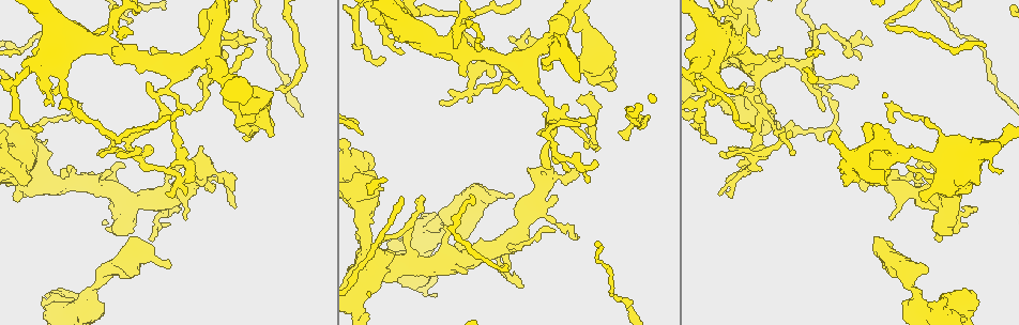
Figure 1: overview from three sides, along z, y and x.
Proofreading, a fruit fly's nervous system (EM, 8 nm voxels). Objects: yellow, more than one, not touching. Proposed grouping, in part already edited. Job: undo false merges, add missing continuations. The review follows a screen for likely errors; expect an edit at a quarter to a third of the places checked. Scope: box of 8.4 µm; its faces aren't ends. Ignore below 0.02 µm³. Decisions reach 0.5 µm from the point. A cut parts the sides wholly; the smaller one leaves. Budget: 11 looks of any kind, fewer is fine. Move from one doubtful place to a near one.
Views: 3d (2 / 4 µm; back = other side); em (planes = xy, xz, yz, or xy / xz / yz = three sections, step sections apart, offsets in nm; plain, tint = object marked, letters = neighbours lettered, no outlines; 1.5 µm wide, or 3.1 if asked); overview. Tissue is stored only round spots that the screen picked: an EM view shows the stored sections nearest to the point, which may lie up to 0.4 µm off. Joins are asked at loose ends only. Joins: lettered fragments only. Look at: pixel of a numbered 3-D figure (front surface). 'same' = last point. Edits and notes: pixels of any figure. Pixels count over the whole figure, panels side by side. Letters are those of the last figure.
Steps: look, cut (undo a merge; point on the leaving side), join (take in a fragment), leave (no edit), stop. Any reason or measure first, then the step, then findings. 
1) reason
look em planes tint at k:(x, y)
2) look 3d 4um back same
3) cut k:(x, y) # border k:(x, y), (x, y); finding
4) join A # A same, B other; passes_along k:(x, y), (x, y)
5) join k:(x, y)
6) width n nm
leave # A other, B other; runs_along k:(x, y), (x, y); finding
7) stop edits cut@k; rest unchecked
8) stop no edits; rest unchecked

look em xz step 4 letters at 1:(528, 171)

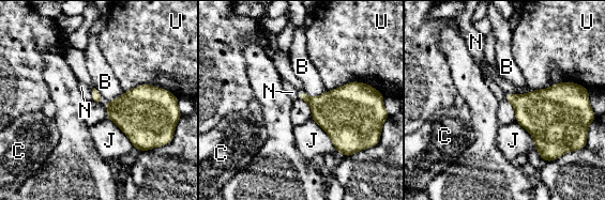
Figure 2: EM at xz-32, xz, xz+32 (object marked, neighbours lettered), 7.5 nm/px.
leave # B other, C other, J other, N other, U other; border 2:(299, 91), (298, 98); none of them fits

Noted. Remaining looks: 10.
calibre changes
look em planes plain at 1:(802, 63)

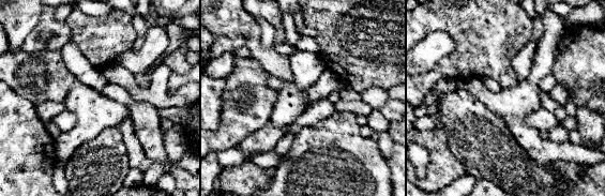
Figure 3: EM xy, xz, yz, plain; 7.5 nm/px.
look em planes letters same

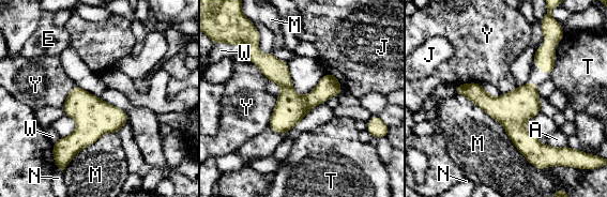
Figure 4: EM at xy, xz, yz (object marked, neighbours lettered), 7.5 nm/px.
longest_contact M 800 nm
leave # A other, E other, J other, M other, N other, T other, W other, Y other; border 4:(277, 95), (277, 102), (268, 126); one cell here

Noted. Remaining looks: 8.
thin end
look em yz step 4 tint at 1:(590, 182)

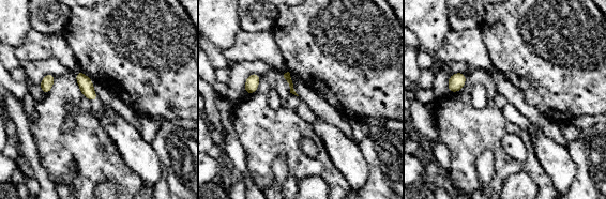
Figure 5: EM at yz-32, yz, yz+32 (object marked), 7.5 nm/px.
cut it another way
look em planes letters same

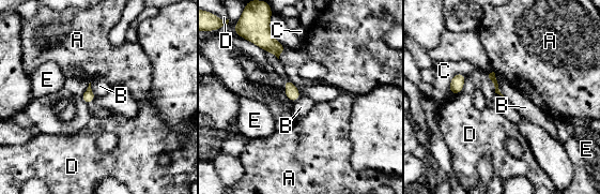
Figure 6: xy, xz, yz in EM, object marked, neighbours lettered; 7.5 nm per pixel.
leave # A other, B other, C other, D other, E other; border 6:(494, 74), (497, 88), (504, 95); none of them fits

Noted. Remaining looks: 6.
look em planes letters at 1:(977, 208)

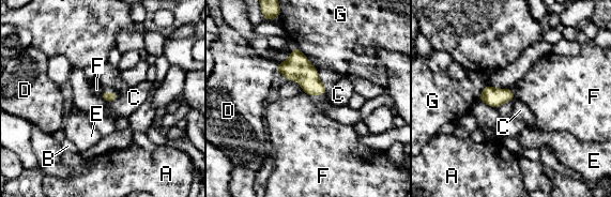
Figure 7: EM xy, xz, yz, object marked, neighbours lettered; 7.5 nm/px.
leave # A other, B other, C other, D other, E other, F other, G other; border 7:(104, 89), (100, 96); none of them fits

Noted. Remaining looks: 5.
stop no edits; rest unchecked

